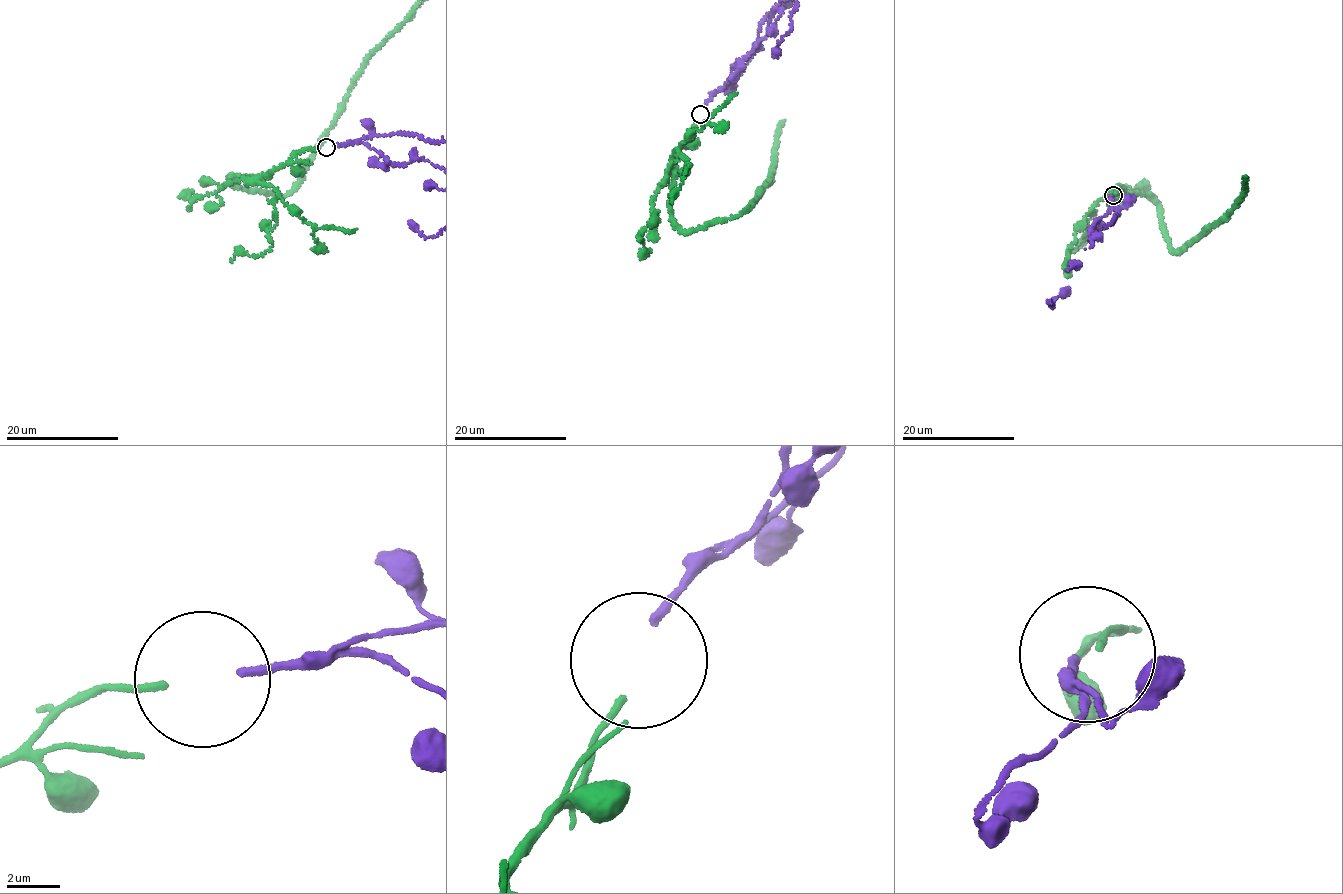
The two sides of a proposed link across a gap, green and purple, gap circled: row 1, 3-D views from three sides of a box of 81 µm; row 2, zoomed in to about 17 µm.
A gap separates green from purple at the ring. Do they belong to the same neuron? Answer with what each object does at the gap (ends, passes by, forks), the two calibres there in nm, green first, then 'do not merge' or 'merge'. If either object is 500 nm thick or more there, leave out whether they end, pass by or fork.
green ends; purple ends; calibres 280 and 320 nm; merge

